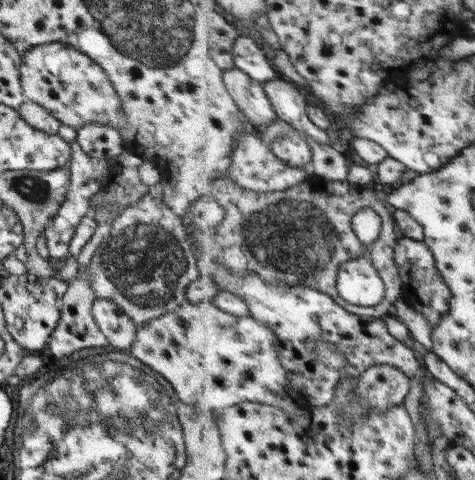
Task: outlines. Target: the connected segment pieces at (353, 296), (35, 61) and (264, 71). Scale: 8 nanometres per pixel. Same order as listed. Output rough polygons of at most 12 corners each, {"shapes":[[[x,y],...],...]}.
{"shapes":[[[352,259],[339,267],[338,288],[352,304],[386,299],[374,264]],[[50,42],[22,55],[26,100],[75,130],[122,131],[106,71]],[[250,37],[237,40],[228,61],[263,83],[281,77]]]}

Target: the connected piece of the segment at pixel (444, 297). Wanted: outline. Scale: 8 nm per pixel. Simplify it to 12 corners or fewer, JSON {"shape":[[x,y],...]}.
{"shape":[[401,235],[396,256],[406,301],[446,317],[454,294],[426,241]]}

